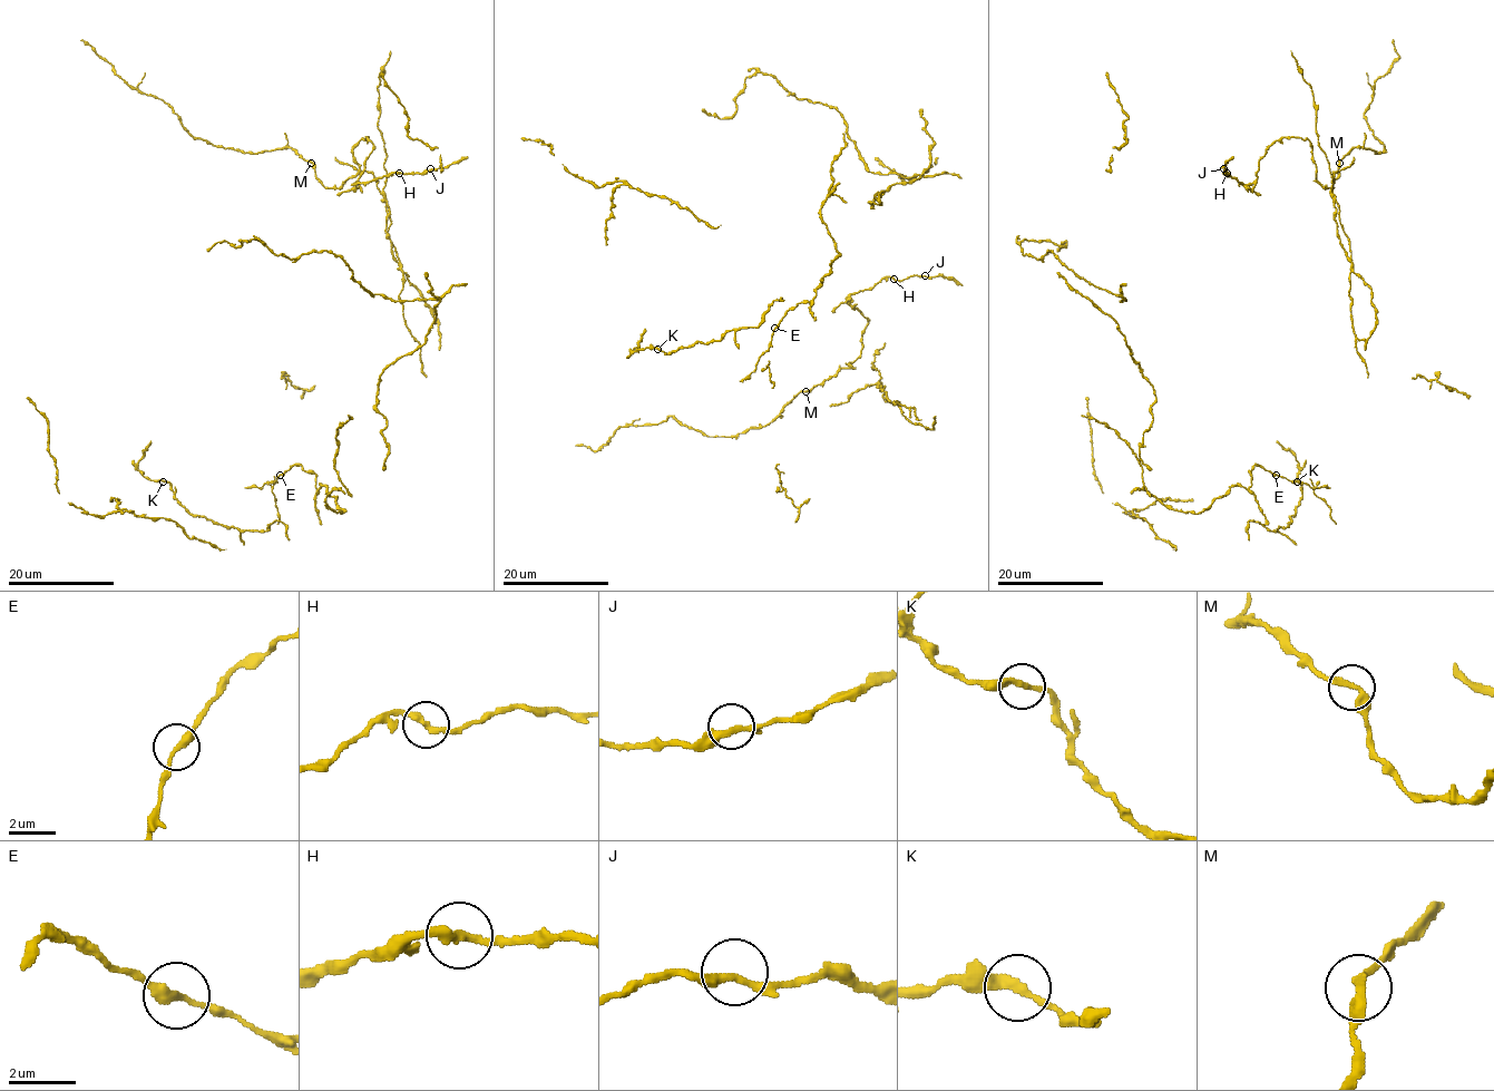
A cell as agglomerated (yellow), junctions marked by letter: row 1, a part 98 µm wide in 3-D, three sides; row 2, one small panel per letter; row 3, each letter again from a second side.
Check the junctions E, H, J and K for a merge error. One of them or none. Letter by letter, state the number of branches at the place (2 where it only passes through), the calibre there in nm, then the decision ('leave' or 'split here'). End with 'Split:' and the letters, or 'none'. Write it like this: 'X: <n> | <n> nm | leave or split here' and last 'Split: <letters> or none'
E: 2 | 280 nm | leave
H: 2 | 260 nm | leave
J: 2 | 280 nm | leave
K: 2 | 260 nm | leave
Split: none

